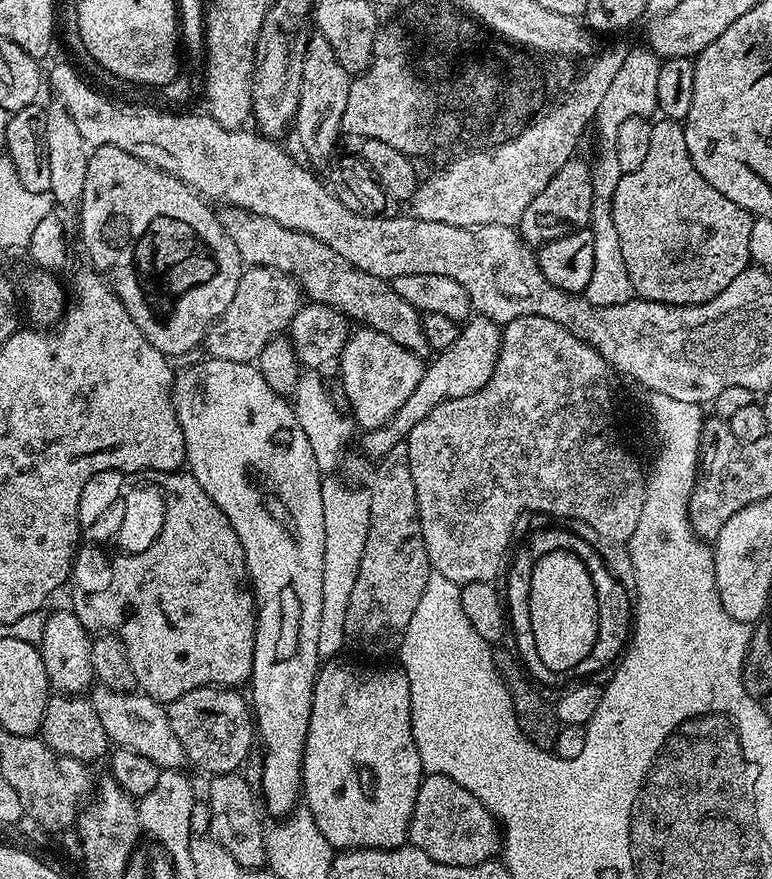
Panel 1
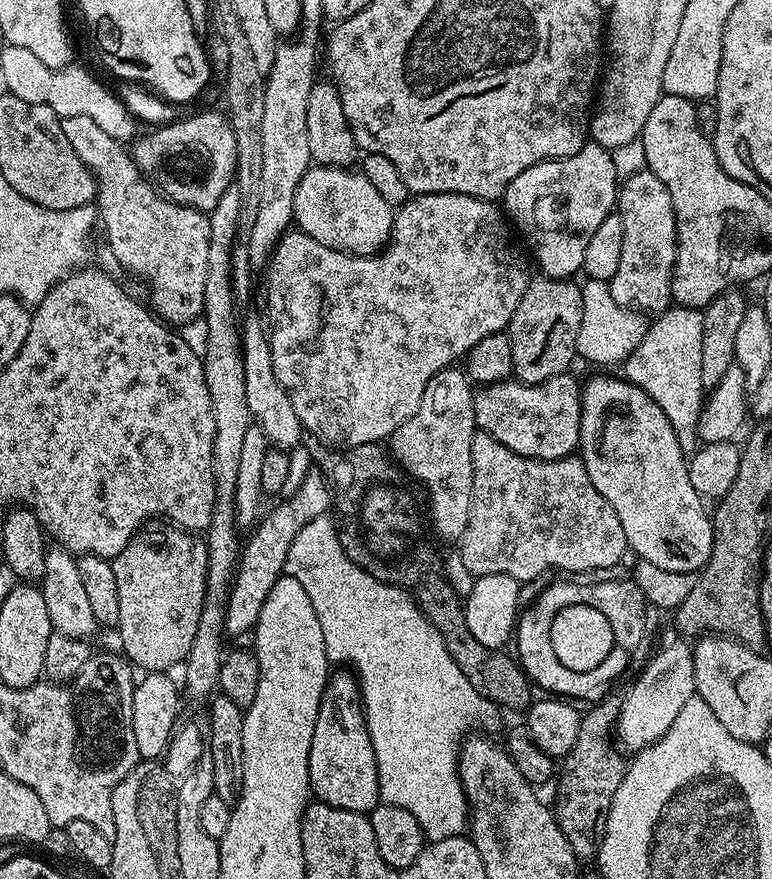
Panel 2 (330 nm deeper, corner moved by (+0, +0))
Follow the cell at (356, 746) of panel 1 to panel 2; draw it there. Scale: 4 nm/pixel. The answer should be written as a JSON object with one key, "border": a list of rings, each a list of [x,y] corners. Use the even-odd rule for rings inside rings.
{"border":[[[336,670],[328,677],[328,685],[318,706],[314,742],[310,742],[308,773],[311,795],[319,803],[365,814],[381,803],[374,746],[364,717],[364,701],[357,677],[351,671]]]}

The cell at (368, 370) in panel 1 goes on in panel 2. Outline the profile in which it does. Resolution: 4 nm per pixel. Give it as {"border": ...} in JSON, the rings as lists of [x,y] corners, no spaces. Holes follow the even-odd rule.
{"border":[[[445,192],[416,194],[408,203],[401,204],[392,222],[392,236],[374,256],[351,256],[348,252],[322,246],[322,242],[314,242],[314,238],[310,238],[310,234],[305,232],[285,232],[262,272],[264,304],[268,307],[266,331],[270,342],[270,358],[274,358],[274,374],[286,390],[290,406],[294,406],[294,414],[298,414],[301,429],[307,435],[309,432],[313,441],[334,449],[358,447],[363,444],[379,445],[387,441],[392,433],[398,430],[398,426],[402,426],[402,422],[406,422],[412,417],[414,410],[418,410],[422,402],[422,390],[426,390],[426,382],[430,382],[434,374],[438,374],[443,368],[453,367],[459,356],[460,359],[467,357],[471,348],[482,342],[482,338],[490,338],[490,334],[504,332],[510,318],[514,318],[514,310],[518,310],[518,302],[522,302],[522,294],[526,294],[530,271],[528,272],[529,261],[526,256],[524,261],[523,254],[516,249],[516,244],[512,241],[512,236],[514,237],[514,232],[505,213],[493,201]]]}

